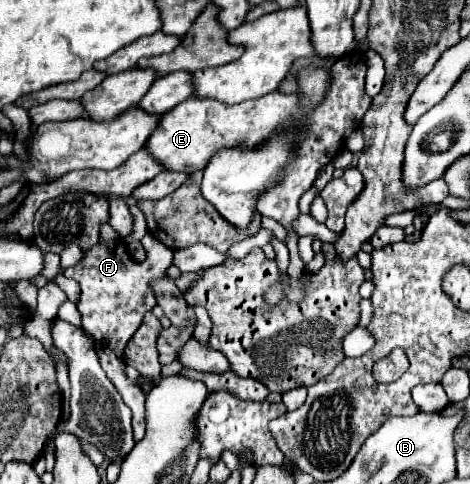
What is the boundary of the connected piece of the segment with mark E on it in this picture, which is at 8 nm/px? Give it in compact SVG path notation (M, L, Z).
M356 53L340 57L330 69L330 85L326 89L324 101L312 111L304 111L300 107L300 93L288 95L278 89L260 99L250 99L238 105L222 105L222 101L214 101L208 97L190 97L188 101L182 101L162 115L158 129L146 143L146 149L152 153L152 157L158 159L166 169L194 173L198 169L204 169L206 161L210 161L210 157L214 157L218 149L252 149L274 139L276 135L296 133L296 137L292 139L292 149L296 155L284 165L284 179L276 187L264 191L256 201L256 211L260 215L276 219L288 233L286 247L290 249L290 301L298 301L304 297L304 287L300 282L304 261L298 253L300 235L294 231L294 221L300 217L298 199L312 187L316 171L332 161L332 151L338 151L344 145L348 137L348 115L364 115L364 111L370 107L372 99L364 91L364 75L366 65Z

